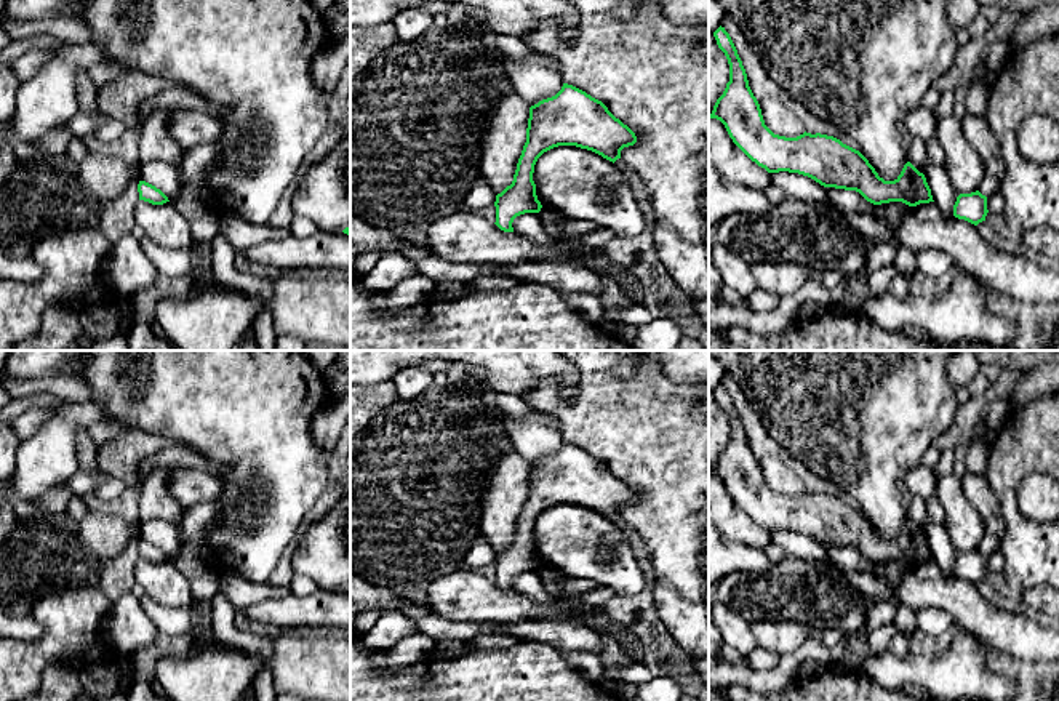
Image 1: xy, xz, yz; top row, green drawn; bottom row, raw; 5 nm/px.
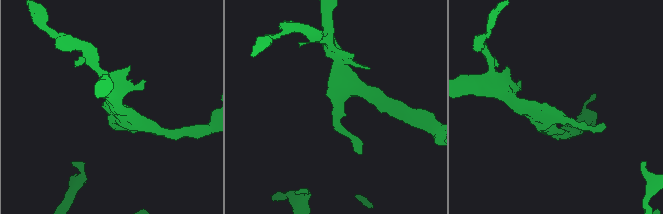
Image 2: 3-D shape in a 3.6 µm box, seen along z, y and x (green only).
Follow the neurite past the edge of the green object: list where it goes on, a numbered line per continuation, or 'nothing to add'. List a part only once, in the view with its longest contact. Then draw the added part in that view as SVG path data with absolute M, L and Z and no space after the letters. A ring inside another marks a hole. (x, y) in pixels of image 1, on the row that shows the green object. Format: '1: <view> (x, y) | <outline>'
nothing to add

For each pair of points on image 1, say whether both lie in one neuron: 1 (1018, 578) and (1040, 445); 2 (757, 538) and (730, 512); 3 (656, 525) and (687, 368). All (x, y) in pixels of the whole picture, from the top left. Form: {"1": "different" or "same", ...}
{"1": "same", "2": "same", "3": "different"}

